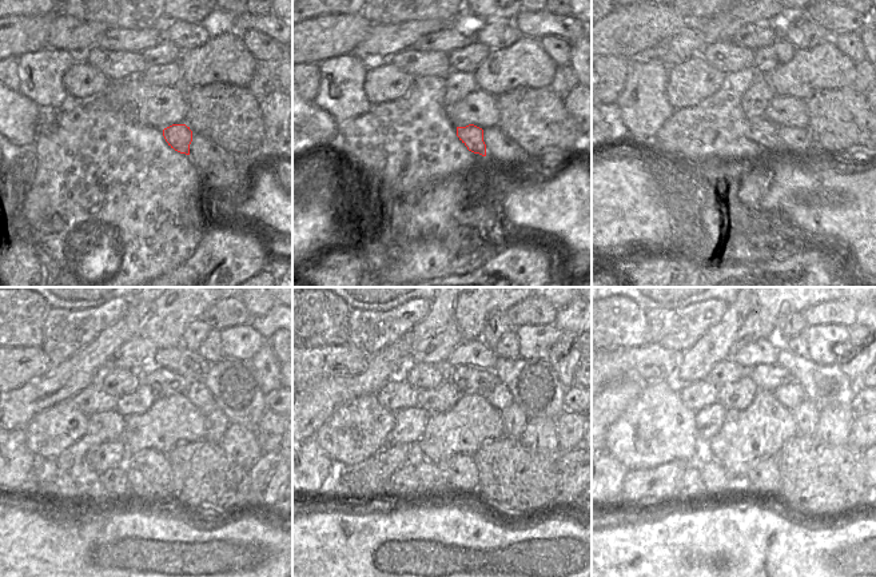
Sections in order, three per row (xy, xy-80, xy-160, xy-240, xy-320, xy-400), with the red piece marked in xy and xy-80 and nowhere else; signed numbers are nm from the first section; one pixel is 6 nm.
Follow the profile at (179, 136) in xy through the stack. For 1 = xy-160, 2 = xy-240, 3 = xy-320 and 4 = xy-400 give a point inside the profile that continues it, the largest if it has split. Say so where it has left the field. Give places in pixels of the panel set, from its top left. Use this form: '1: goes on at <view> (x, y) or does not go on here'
1: goes on at xy-160 (765, 132)
2: goes on at xy-240 (171, 420)
3: goes on at xy-320 (472, 422)
4: goes on at xy-400 (747, 436)

